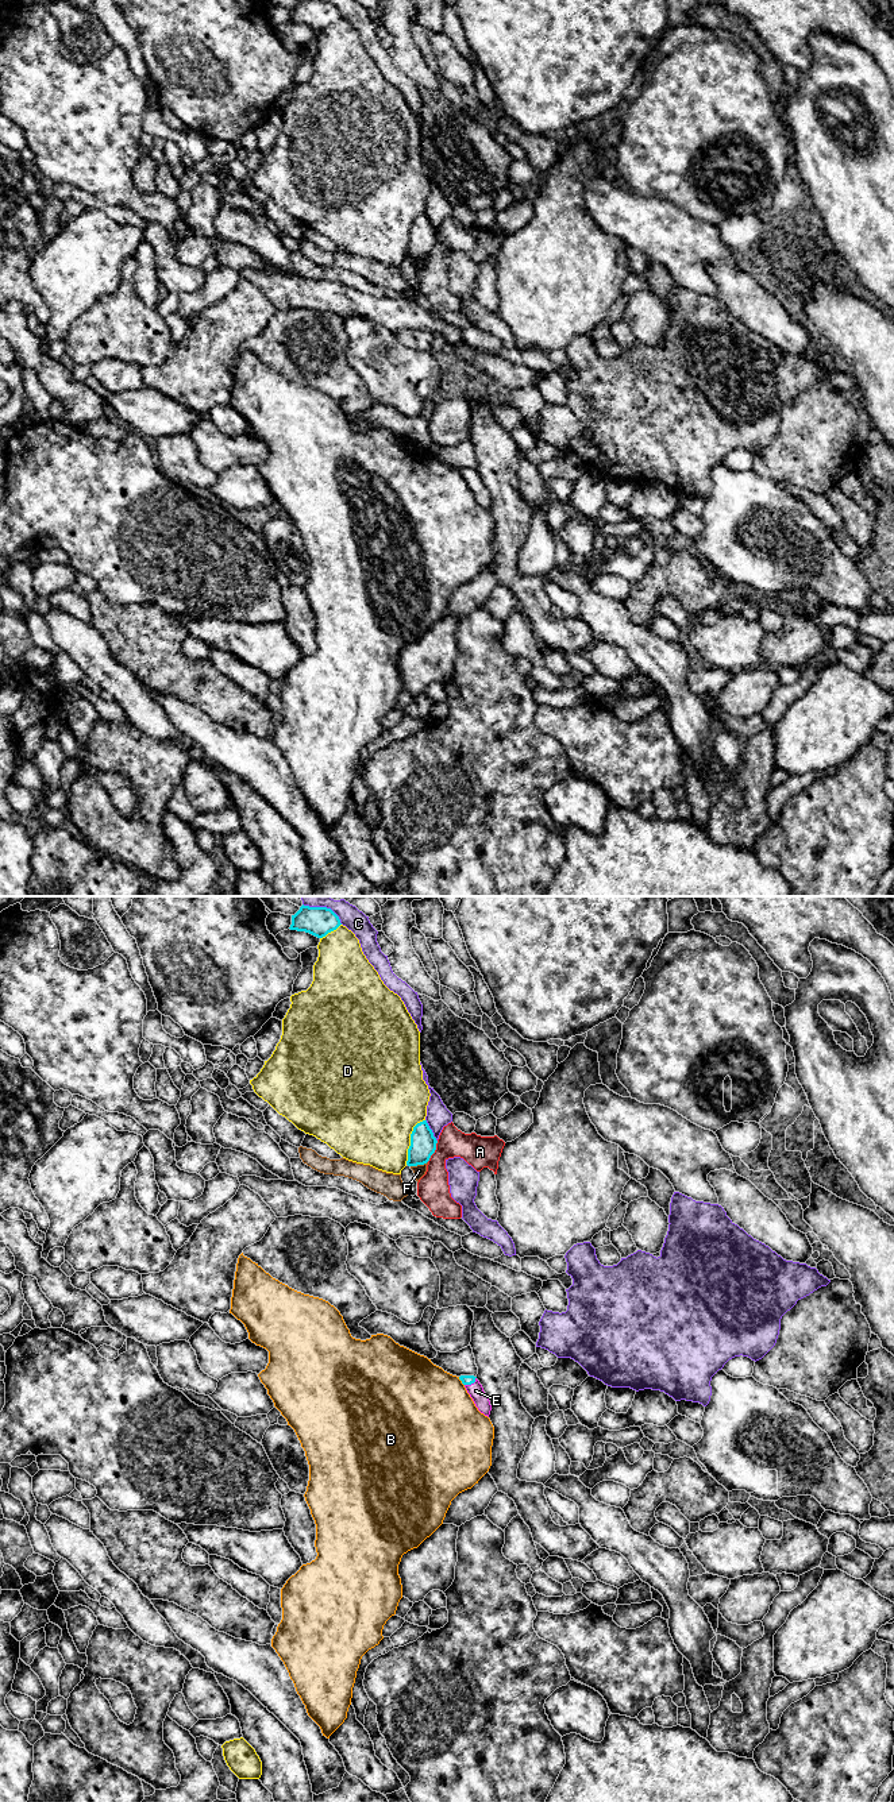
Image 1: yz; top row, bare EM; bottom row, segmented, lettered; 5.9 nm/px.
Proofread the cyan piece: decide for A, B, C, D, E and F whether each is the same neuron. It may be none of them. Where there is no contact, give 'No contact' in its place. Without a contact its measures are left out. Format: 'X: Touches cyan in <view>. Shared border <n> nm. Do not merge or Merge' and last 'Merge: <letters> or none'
A: Touches cyan in yz. Shared border 140 nm. Do not merge
B: Touches cyan in yz. Shared border 70 nm. Do not merge
C: Touches cyan in yz. Shared border 150 nm. Do not merge
D: Touches cyan in yz. Shared border 300 nm. Do not merge
E: Touches cyan in yz. Shared border 90 nm. Merge
F: Touches cyan in yz. Shared border 110 nm. Do not merge
Merge: E

